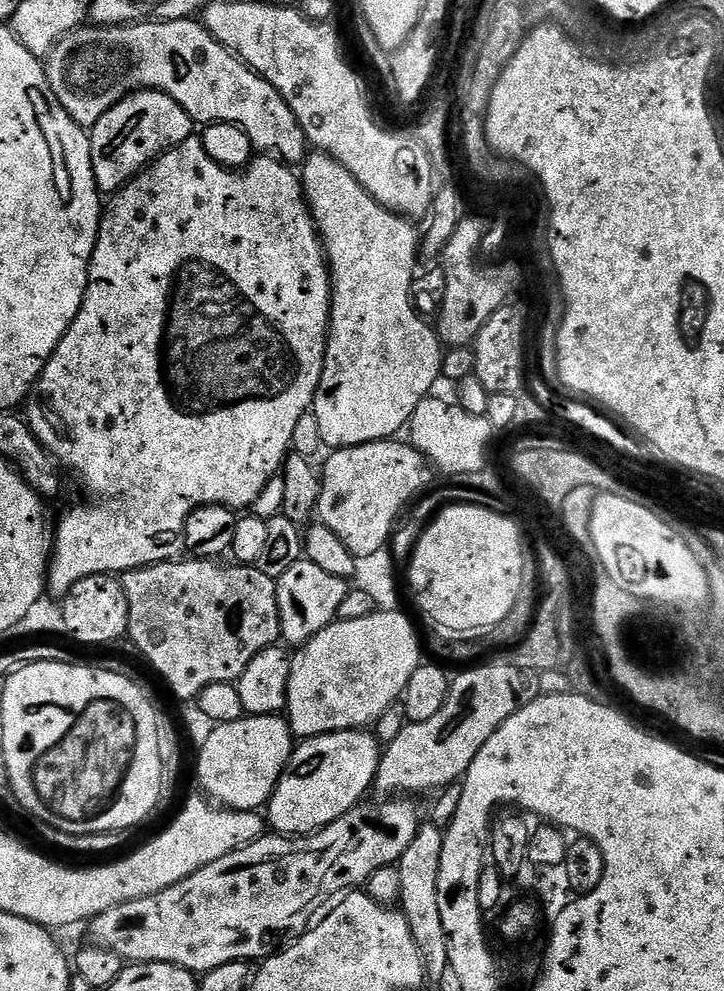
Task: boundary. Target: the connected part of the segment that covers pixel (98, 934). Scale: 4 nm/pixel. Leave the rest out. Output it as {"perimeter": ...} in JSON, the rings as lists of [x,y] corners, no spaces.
{"perimeter":[[[388,798],[385,804],[361,802],[342,818],[330,822],[310,836],[293,838],[279,834],[265,834],[253,844],[234,850],[218,862],[210,862],[190,878],[147,898],[138,898],[117,908],[98,914],[87,925],[88,936],[97,948],[118,954],[121,961],[170,962],[186,970],[203,974],[226,962],[263,961],[277,950],[297,941],[314,923],[316,911],[331,896],[339,897],[349,890],[367,885],[374,870],[391,868],[406,854],[406,846],[414,842],[422,817],[408,798]]]}

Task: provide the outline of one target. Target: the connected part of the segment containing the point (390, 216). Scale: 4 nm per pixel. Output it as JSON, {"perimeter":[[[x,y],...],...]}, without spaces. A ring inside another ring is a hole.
{"perimeter":[[[313,151],[311,155],[303,161],[302,183],[304,185],[304,198],[309,212],[312,213],[312,220],[316,223],[316,230],[320,234],[321,241],[324,245],[324,255],[328,257],[328,271],[332,273],[332,319],[328,322],[328,345],[324,355],[324,365],[322,366],[322,378],[318,382],[316,399],[313,400],[311,411],[316,413],[318,418],[318,430],[322,430],[324,444],[329,449],[338,448],[356,448],[359,444],[369,444],[375,440],[387,440],[395,437],[400,427],[402,429],[412,419],[415,408],[423,399],[430,396],[432,387],[435,386],[436,380],[441,379],[440,367],[444,361],[442,355],[442,341],[435,331],[432,332],[429,321],[423,320],[416,314],[412,305],[412,282],[417,275],[416,260],[418,253],[421,251],[421,233],[417,230],[411,219],[398,216],[389,208],[383,208],[377,200],[332,156],[327,156],[324,152]]]}

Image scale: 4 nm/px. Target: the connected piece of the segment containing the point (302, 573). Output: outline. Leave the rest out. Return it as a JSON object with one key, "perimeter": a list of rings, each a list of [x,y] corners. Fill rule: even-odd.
{"perimeter":[[[307,558],[294,562],[294,566],[290,566],[286,574],[275,577],[275,581],[280,635],[283,643],[292,644],[291,646],[306,643],[327,624],[331,624],[338,614],[338,606],[342,606],[342,598],[346,598],[346,594],[350,591],[349,581],[334,578],[334,574],[326,574],[326,570],[314,566],[314,562],[310,562]]]}

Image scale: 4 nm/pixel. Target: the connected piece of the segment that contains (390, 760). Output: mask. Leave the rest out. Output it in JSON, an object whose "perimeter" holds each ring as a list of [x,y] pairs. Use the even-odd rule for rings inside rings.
{"perimeter":[[[506,662],[483,664],[461,671],[464,673],[457,680],[455,677],[451,681],[446,702],[442,710],[434,714],[434,718],[417,724],[405,723],[402,734],[398,734],[398,738],[394,738],[394,742],[390,742],[383,749],[380,765],[376,771],[375,791],[388,792],[384,794],[432,791],[435,793],[437,790],[447,788],[449,784],[457,783],[467,772],[470,762],[478,758],[478,750],[482,750],[482,746],[490,742],[490,734],[494,734],[494,730],[498,730],[498,726],[502,726],[502,722],[510,718],[510,714],[514,714],[523,704],[529,704],[533,700],[534,688],[532,692],[531,686],[528,685],[529,673],[523,668],[515,668]]]}

